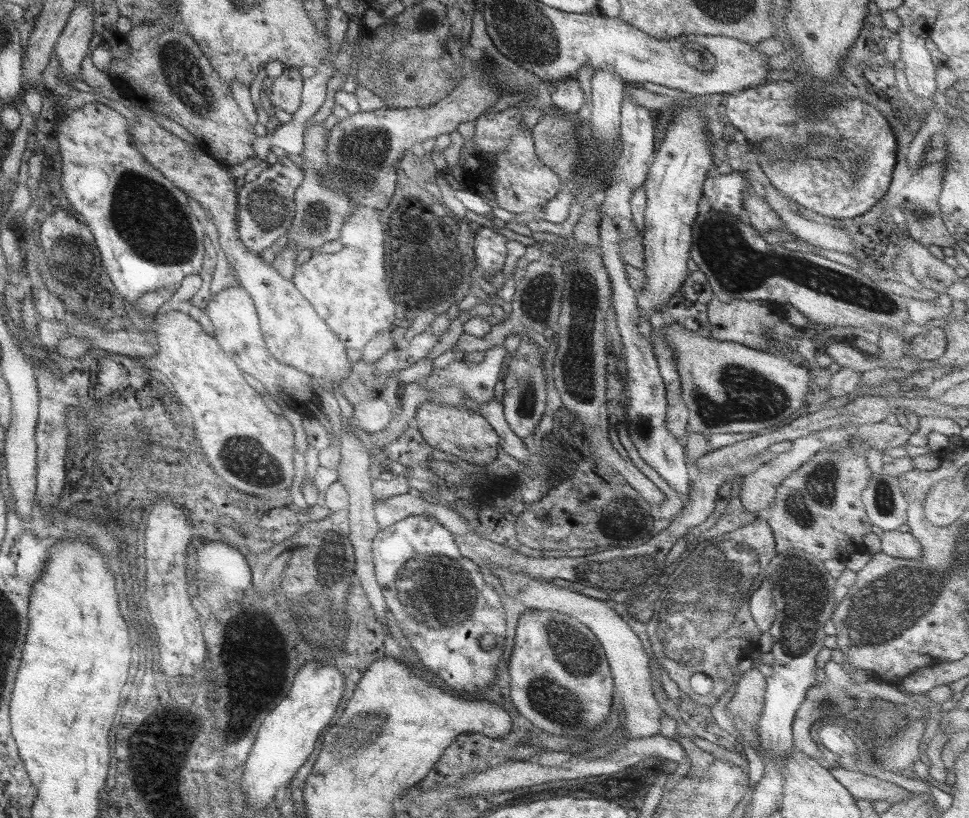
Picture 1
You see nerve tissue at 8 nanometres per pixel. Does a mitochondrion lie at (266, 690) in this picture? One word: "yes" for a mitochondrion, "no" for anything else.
no

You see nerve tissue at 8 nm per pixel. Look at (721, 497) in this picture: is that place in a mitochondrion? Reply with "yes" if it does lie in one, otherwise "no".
no

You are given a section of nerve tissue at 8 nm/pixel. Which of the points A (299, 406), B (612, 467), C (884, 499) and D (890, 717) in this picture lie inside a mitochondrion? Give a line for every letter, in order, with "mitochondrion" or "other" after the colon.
A: other
B: other
C: mitochondrion
D: mitochondrion

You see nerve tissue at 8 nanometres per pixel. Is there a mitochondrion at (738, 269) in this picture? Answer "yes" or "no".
yes

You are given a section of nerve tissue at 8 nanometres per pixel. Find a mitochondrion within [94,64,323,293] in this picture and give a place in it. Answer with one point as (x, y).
(147, 216)

